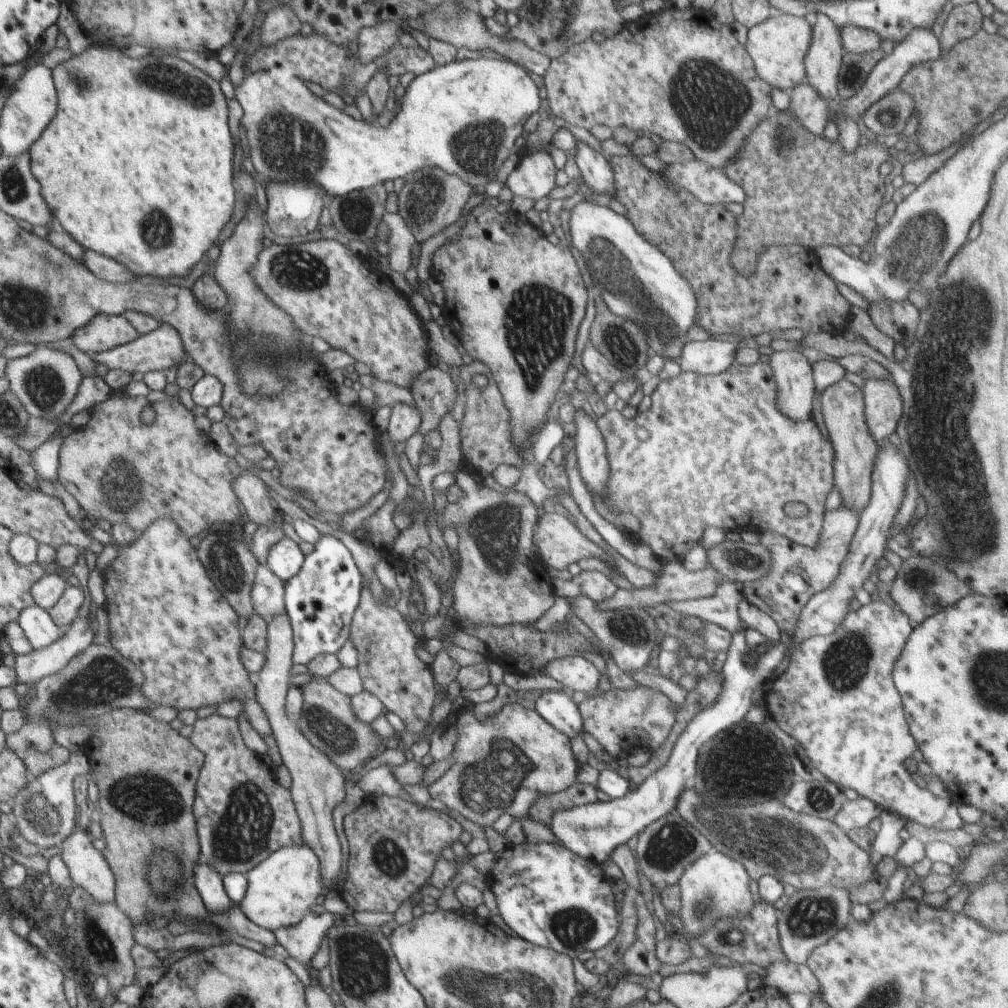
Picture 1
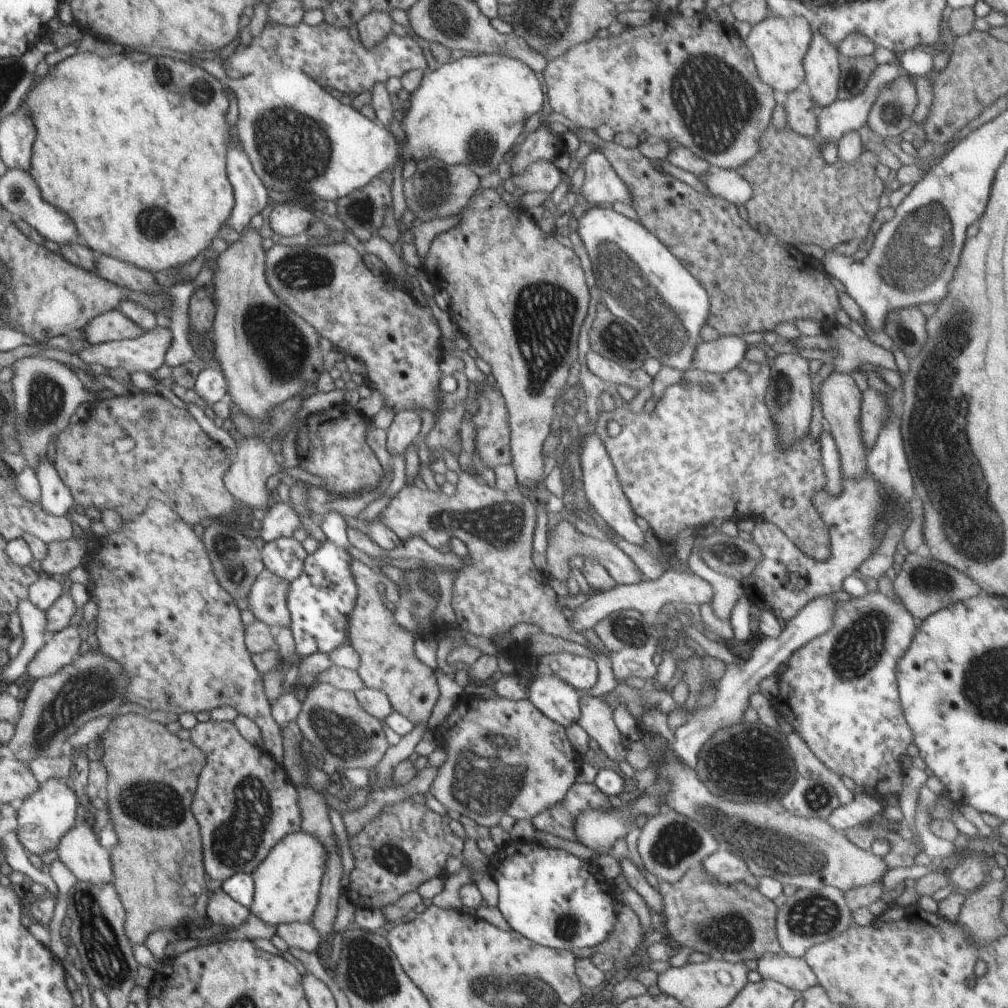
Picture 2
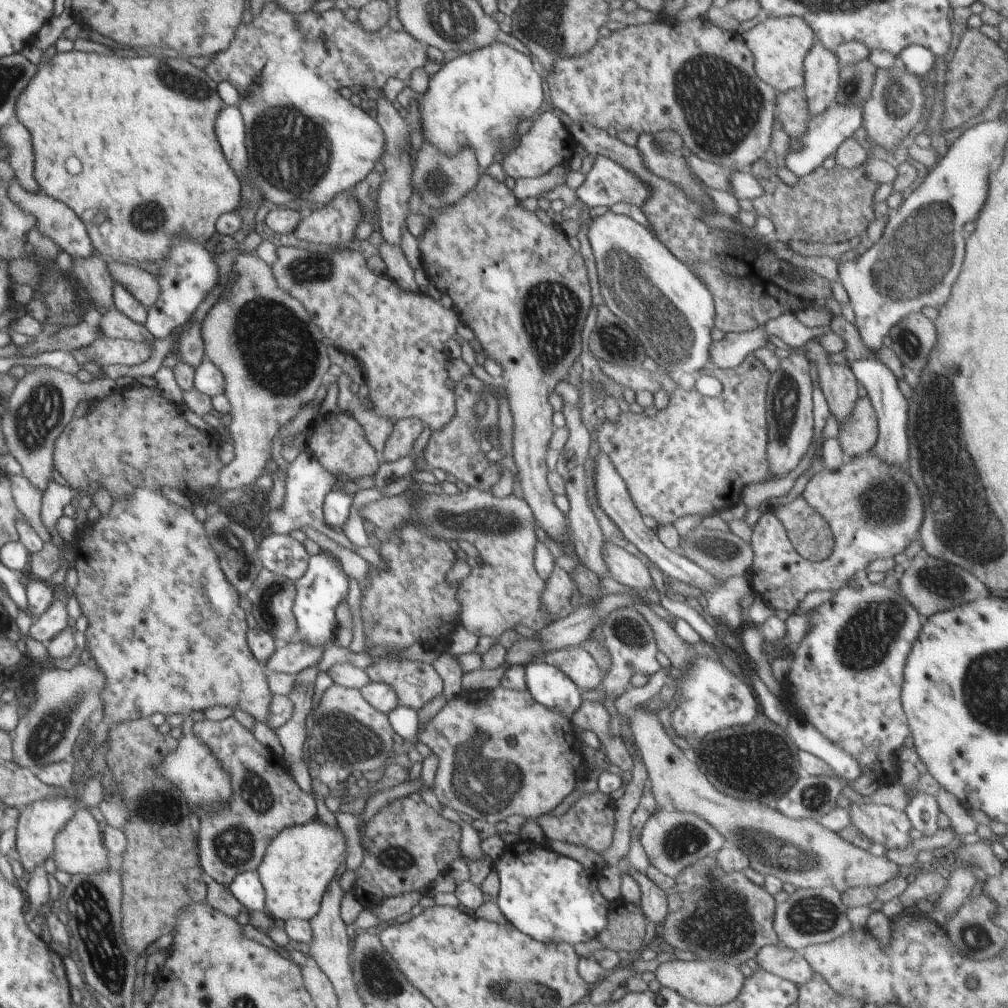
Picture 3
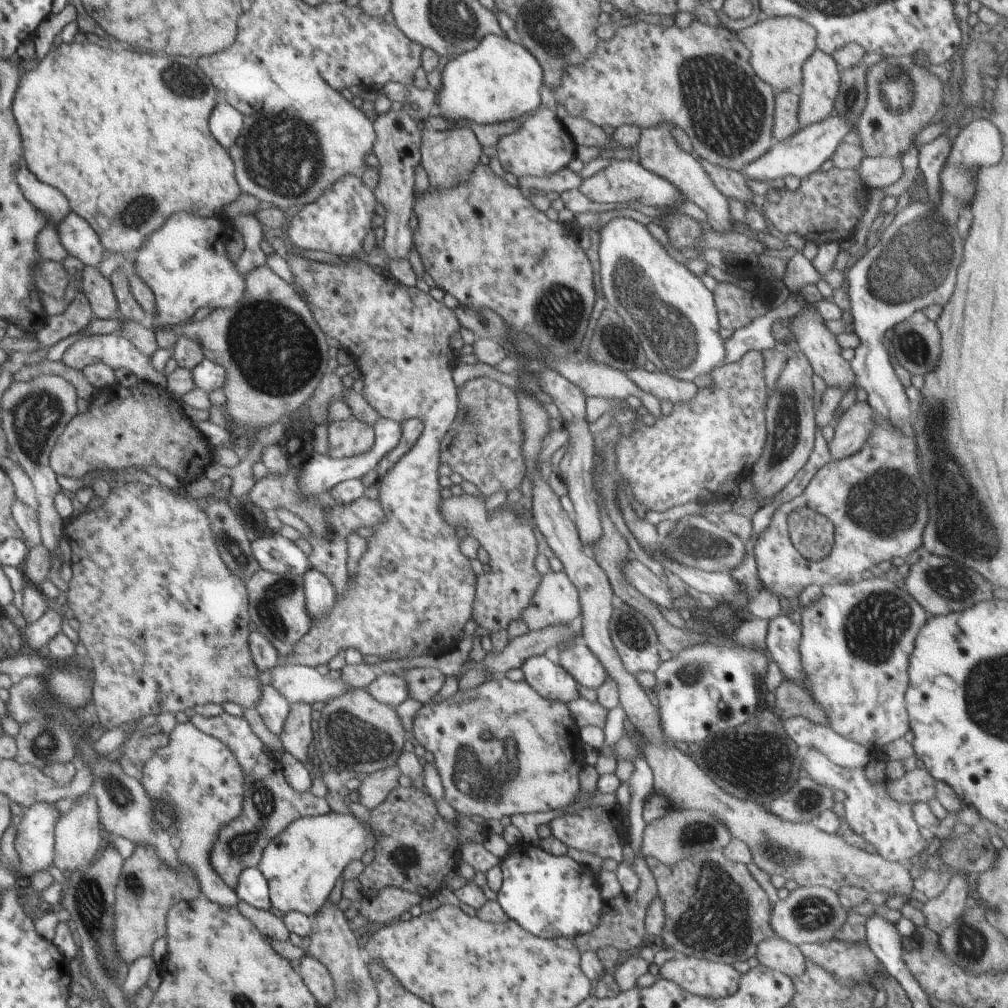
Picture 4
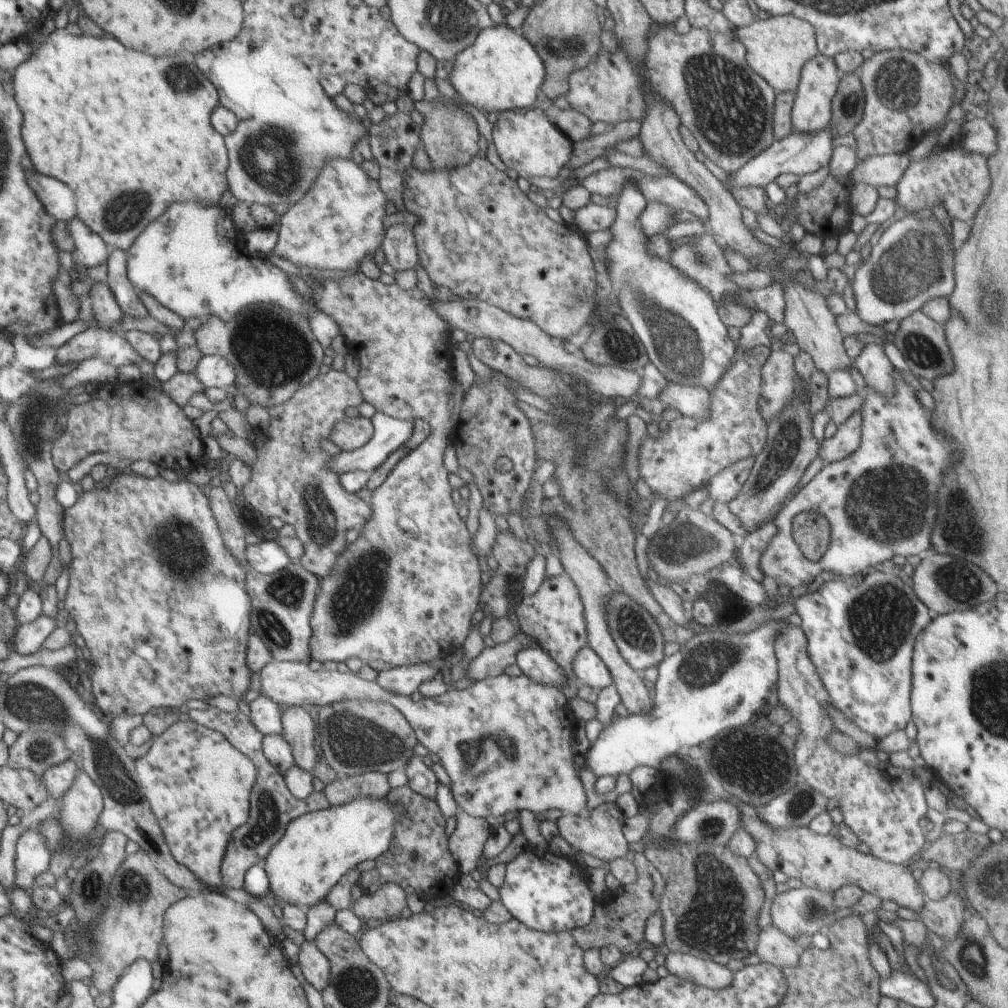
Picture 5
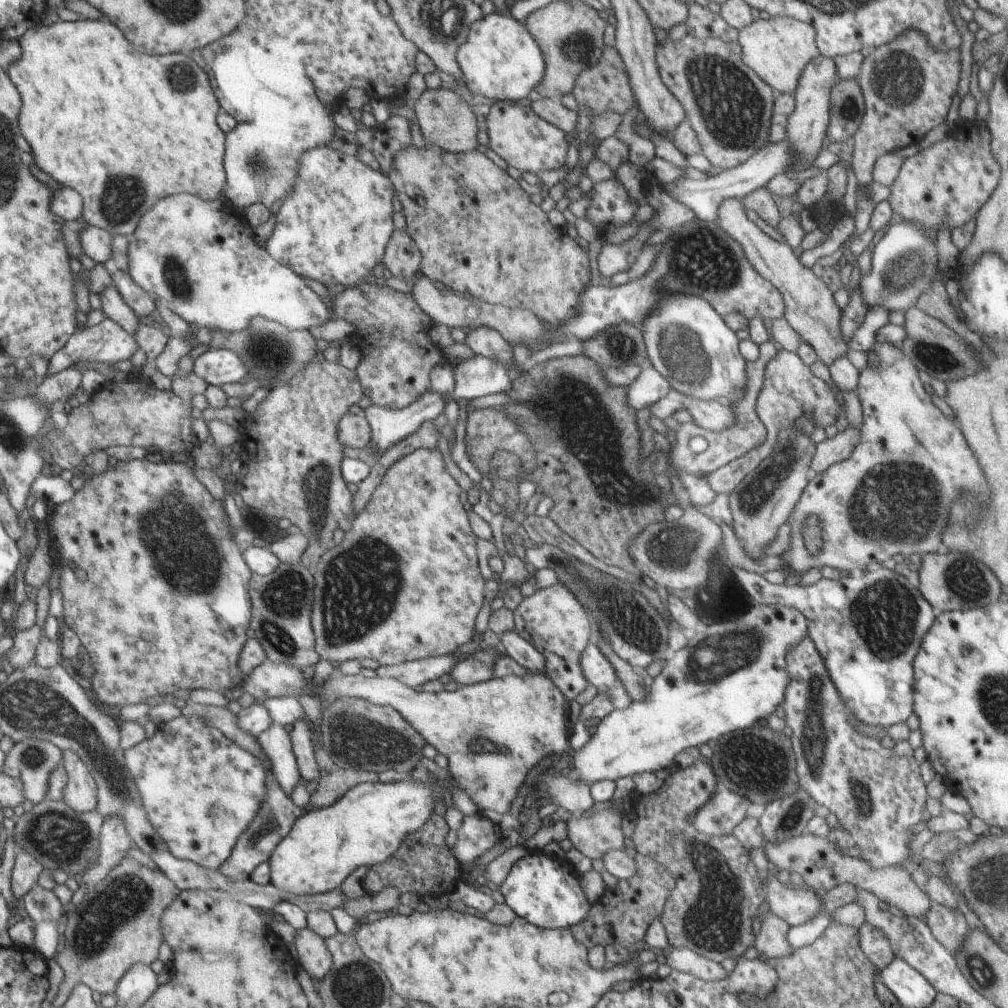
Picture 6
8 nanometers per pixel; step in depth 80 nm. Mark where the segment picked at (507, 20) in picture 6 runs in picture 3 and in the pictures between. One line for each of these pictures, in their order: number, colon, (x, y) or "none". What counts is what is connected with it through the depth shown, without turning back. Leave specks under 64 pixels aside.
3: (475, 101)
4: (498, 80)
5: (501, 71)

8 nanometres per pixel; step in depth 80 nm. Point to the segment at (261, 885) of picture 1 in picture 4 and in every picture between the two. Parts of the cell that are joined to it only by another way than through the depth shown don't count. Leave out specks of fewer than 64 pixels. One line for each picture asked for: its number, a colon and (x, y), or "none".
2: (287, 882)
3: (299, 863)
4: (303, 865)

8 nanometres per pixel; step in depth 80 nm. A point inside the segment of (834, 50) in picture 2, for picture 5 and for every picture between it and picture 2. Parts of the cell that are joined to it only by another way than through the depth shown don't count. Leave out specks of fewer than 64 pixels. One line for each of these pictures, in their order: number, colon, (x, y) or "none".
3: (821, 66)
4: (821, 74)
5: (812, 110)

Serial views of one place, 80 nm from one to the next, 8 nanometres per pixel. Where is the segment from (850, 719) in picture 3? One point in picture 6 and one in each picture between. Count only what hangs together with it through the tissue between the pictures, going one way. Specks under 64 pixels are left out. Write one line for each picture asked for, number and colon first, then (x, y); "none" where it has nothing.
4: (856, 641)
5: (860, 631)
6: (868, 626)

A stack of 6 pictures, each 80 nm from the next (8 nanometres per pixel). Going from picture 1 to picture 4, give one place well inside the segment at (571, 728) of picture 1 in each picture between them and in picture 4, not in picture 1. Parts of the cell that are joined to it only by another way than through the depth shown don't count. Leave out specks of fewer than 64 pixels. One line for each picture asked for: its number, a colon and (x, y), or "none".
2: (559, 701)
3: (548, 685)
4: (550, 680)

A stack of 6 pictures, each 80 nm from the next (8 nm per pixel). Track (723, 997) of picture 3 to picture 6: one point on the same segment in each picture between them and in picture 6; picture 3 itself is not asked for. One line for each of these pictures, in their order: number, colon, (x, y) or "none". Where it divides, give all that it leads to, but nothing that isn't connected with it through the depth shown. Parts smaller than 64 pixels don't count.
4: (709, 979)
5: (705, 972)
6: (682, 960)

